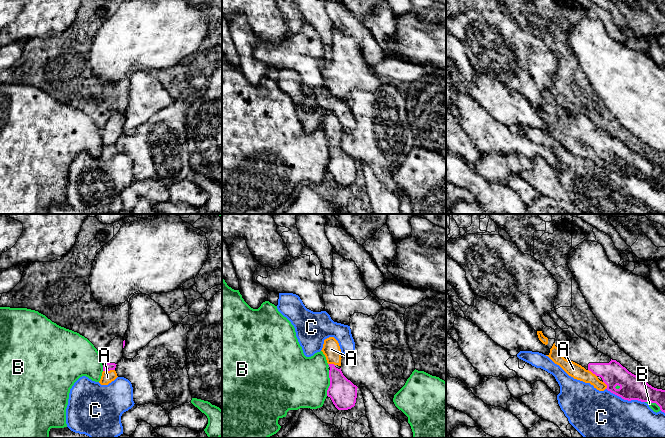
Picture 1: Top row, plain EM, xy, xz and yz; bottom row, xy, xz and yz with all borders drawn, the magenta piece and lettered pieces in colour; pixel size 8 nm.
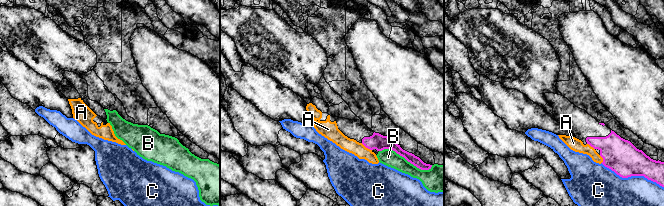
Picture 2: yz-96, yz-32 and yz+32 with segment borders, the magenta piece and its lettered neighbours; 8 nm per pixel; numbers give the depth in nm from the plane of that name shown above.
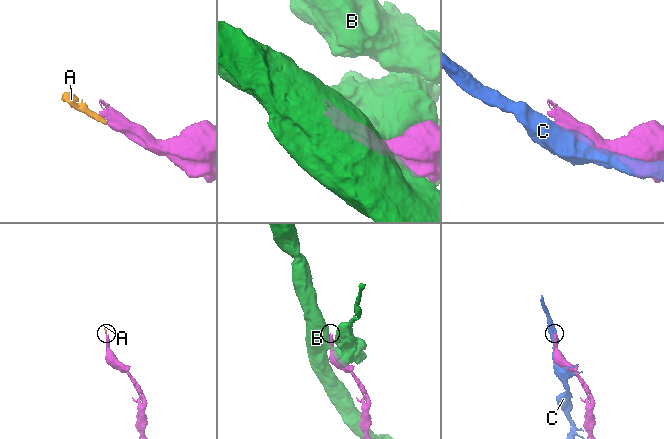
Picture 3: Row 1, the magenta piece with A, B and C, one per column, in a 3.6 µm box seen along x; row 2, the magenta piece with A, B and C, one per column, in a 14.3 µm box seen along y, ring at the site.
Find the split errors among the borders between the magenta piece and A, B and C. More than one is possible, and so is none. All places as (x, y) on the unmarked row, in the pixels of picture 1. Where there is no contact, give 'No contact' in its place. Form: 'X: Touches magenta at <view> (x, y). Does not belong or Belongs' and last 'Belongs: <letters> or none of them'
A: Touches magenta at xy (108, 146). Belongs
B: Touches magenta at xz (330, 159). Does not belong
C: Touches magenta at yz (625, 175). Does not belong
Belongs: A

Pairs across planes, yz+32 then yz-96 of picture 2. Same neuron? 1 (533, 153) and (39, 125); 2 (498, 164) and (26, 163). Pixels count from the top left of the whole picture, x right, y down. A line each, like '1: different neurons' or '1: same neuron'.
1: same neuron
2: same neuron

